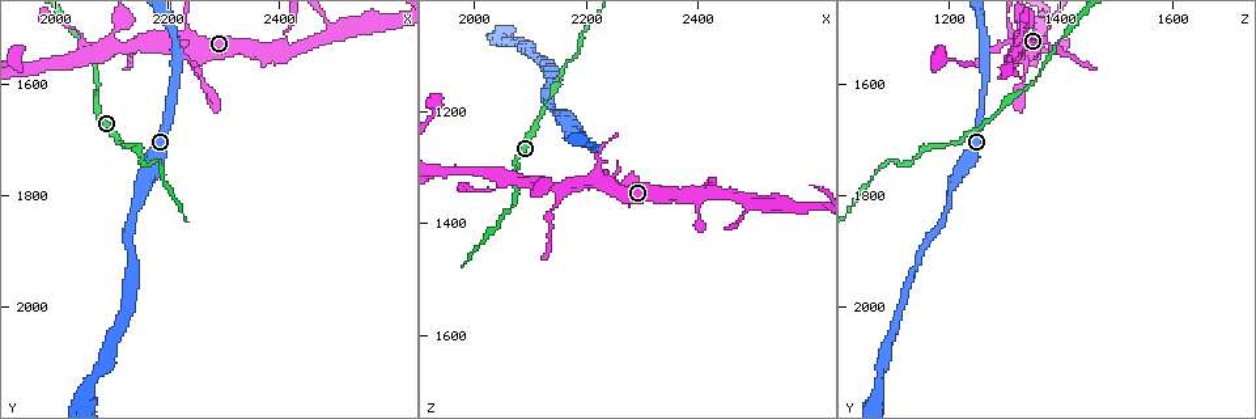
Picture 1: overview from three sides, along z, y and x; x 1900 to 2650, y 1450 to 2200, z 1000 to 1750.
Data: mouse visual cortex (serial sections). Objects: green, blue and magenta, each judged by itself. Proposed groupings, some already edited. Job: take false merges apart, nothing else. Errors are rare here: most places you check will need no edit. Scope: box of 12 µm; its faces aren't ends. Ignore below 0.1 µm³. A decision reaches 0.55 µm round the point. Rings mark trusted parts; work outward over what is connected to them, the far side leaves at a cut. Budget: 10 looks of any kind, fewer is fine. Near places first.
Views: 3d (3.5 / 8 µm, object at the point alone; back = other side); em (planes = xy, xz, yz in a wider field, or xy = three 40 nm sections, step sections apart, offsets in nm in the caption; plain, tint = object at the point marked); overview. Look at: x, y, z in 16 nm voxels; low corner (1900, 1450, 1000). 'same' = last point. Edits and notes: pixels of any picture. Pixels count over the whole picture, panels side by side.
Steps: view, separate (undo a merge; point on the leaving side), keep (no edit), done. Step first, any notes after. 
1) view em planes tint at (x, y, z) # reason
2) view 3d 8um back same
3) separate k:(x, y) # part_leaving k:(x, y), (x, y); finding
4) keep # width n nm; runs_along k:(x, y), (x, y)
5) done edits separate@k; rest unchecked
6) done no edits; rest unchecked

view 3d 8um at (2190, 1740, 1090) # abrupt turn

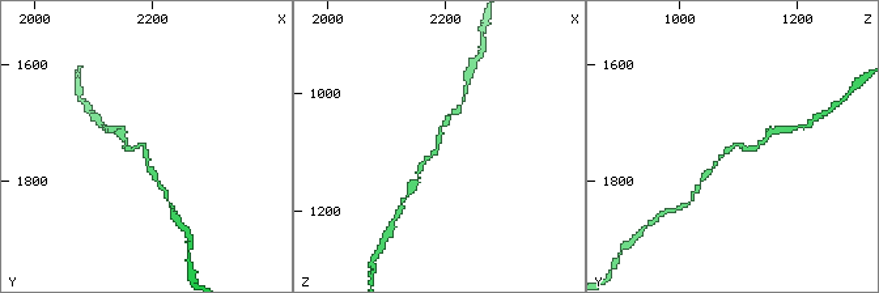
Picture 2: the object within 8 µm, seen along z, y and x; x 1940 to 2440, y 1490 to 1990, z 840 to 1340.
view 3d 3.5um at (2190, 1745, 1090)

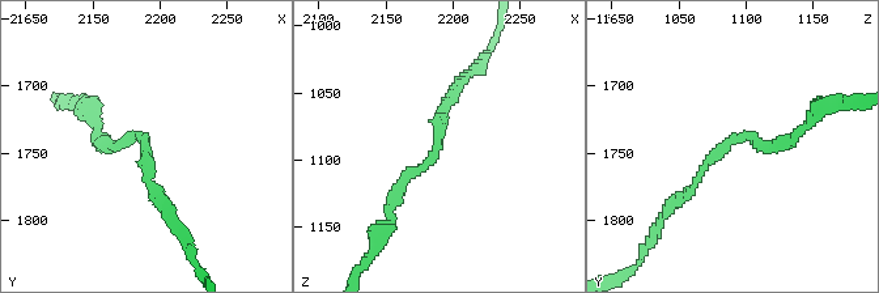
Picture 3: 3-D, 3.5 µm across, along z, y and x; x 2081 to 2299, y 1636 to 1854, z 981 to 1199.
view em xy step 5 tint at (2190, 1738, 1090) # arm_widths 100, 150 nm; shape alone is not enough

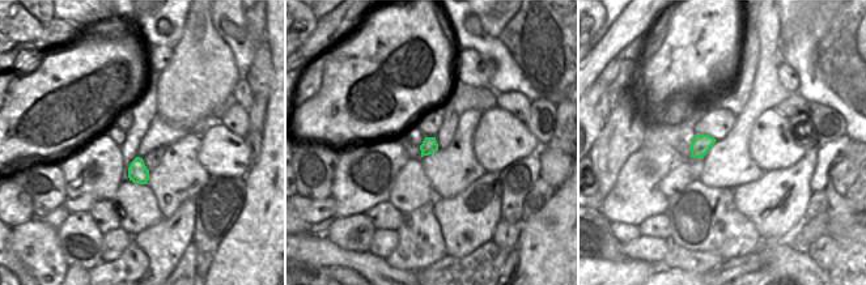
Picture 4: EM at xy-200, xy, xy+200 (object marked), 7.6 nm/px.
keep # runs_along 3:(794, 135), (775, 147), (730, 139), (674, 207); one cell here

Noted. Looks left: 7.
view 3d 3.5um back at (2490, 1510, 1365) # branch point

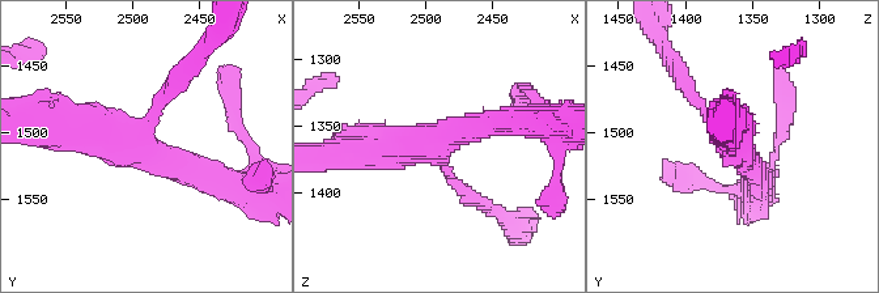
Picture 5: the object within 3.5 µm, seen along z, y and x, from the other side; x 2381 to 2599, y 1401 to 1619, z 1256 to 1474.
keep # one cell here

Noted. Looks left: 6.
view 3d 3.5um back at (2105, 1535, 1330) # two arms in line, one across

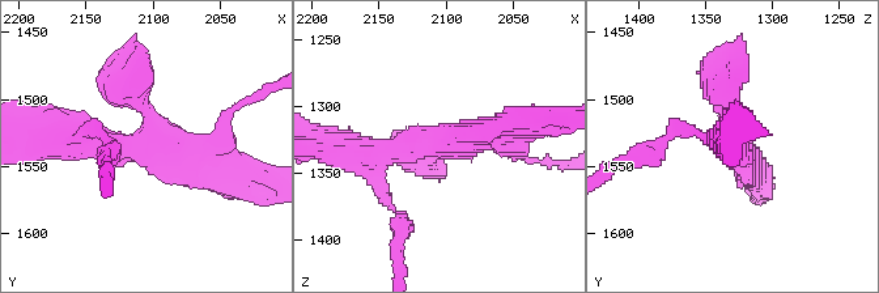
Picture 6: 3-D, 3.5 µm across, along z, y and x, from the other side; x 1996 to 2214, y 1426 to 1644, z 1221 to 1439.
view em xy step 2 tint at (2110, 1536, 1328) # arms 3; arm_widths 350, 350, 400 nm; now the EM

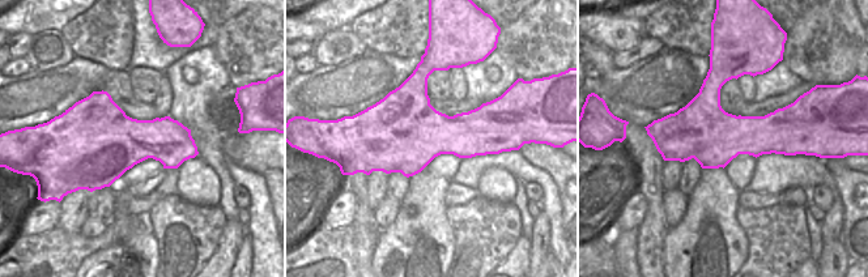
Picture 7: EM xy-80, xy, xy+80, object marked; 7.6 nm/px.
view em planes tint same # cut it another way

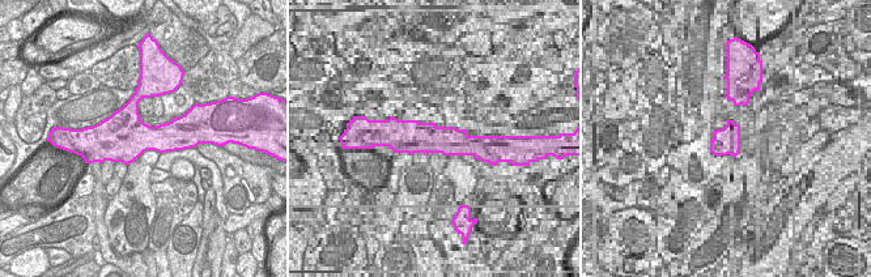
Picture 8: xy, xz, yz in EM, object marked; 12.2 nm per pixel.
keep # all the same cell

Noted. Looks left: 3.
view 3d 8um at (2160, 1780, 1210) # thick turns thin

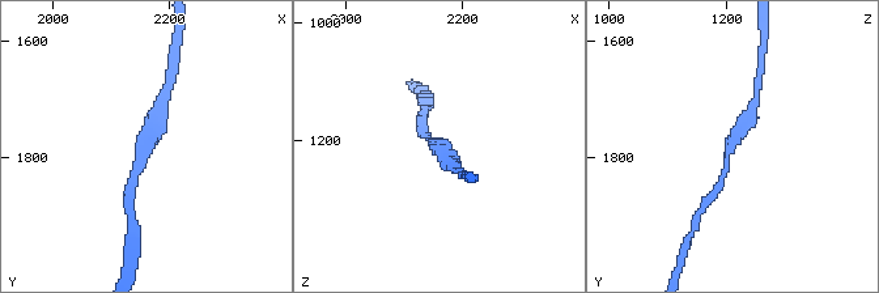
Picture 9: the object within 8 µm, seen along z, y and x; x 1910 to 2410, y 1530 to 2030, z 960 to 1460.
view em xy step 2 tint at (2160, 1780, 1210)

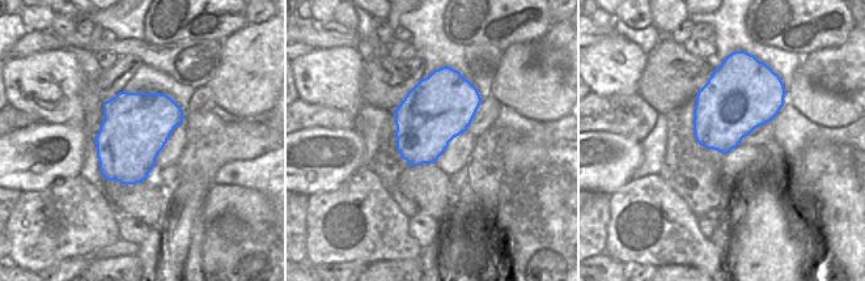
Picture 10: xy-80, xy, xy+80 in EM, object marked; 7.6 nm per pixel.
keep # arm_widths 250, 400 nm; runs_along 9:(750, 115), (737, 132), (722, 178); continuous, no second cell

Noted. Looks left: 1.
done no edits; rest unchecked

